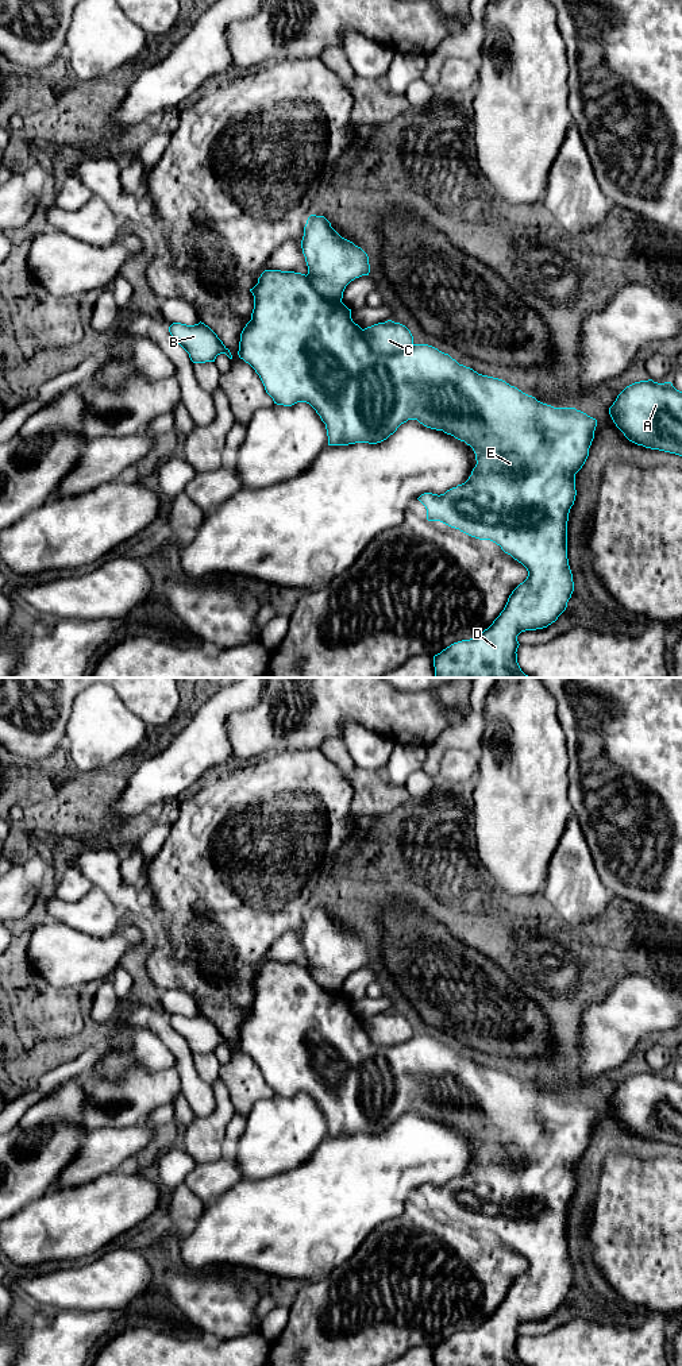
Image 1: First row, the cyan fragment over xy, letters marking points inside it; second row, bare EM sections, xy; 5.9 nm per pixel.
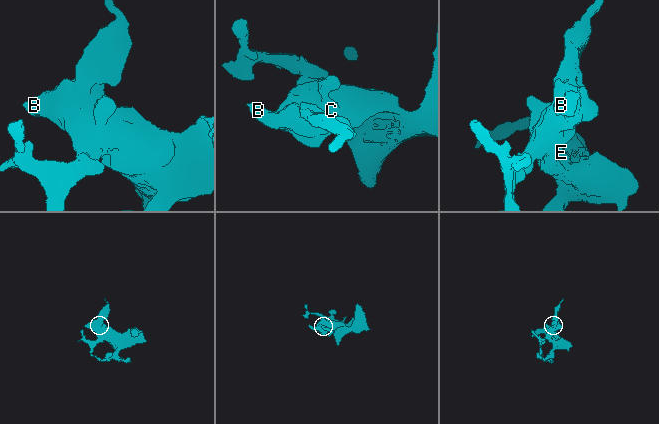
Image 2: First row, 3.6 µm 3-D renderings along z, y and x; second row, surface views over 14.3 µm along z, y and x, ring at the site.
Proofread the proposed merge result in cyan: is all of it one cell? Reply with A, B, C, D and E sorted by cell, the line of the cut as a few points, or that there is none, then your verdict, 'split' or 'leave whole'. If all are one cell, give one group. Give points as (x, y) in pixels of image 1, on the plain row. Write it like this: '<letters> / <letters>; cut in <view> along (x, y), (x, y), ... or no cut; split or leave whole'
A B C D E; no cut; leave whole

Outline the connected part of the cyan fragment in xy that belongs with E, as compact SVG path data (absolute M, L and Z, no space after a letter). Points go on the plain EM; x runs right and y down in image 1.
M316 906L307 911L301 939L308 957L307 966L265 961L250 980L254 1000L240 1024L239 1049L255 1061L274 1095L309 1095L325 1115L328 1137L377 1135L393 1126L401 1115L417 1111L473 1139L477 1155L465 1174L440 1186L424 1184L417 1191L425 1197L428 1212L440 1212L471 1228L496 1234L527 1259L528 1267L512 1282L504 1301L488 1320L434 1347L435 1366L525 1366L517 1354L517 1327L555 1313L574 1282L567 1250L567 1212L577 1186L575 1165L589 1147L597 1111L575 1099L543 1095L502 1070L459 1056L432 1037L415 1035L411 1022L400 1014L388 1011L362 1020L352 1012L351 1000L342 989L351 972L369 966L367 945L342 929L324 907Z

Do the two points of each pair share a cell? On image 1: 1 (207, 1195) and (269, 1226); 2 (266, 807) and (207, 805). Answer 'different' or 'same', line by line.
1: different
2: same

